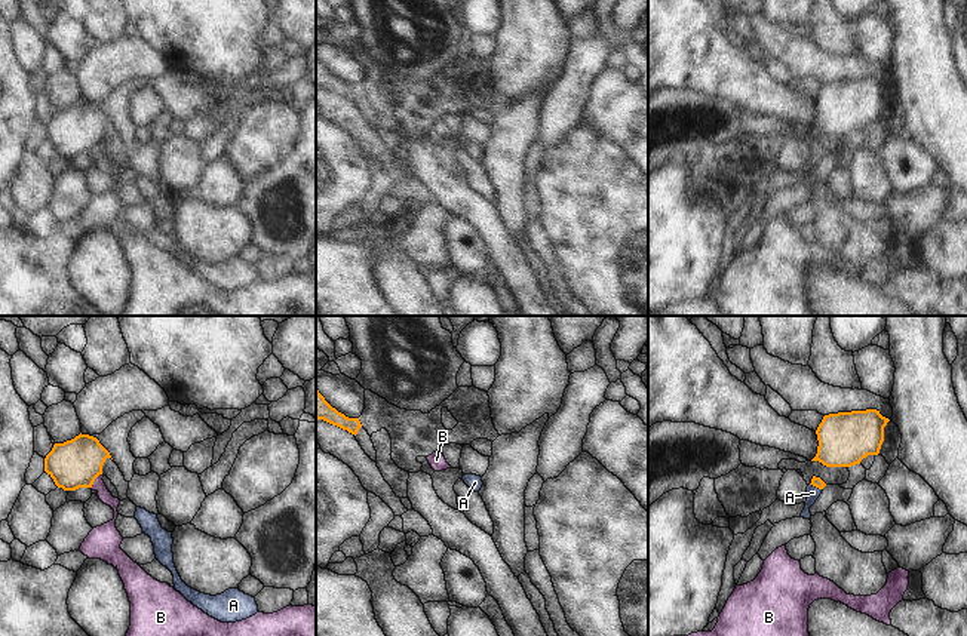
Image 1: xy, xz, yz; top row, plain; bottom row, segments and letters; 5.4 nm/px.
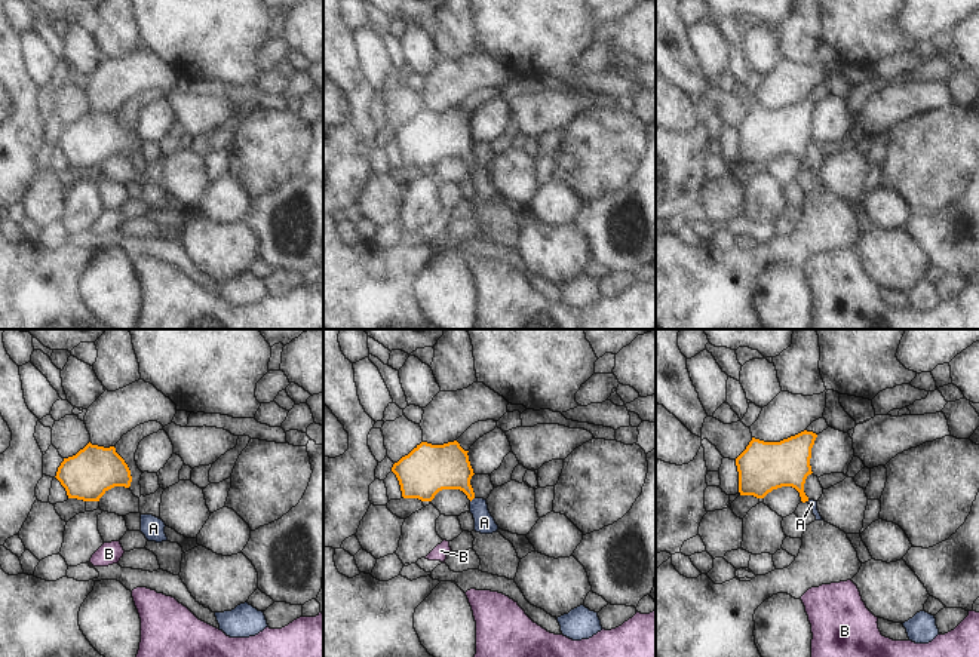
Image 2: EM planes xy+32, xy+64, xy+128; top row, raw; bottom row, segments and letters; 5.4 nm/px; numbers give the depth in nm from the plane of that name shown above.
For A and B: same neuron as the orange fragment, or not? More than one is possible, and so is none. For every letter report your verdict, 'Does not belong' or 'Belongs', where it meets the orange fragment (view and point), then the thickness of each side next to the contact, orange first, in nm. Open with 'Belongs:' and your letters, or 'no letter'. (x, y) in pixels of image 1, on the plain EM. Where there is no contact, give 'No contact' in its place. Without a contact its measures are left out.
Belongs: A
A: Belongs. Touches orange at yz (816, 154). Thickness 60 nm (orange) against 70 nm
B: Does not belong. Touches orange at xy (94, 148). Thickness 260 nm (orange) against 70 nm

